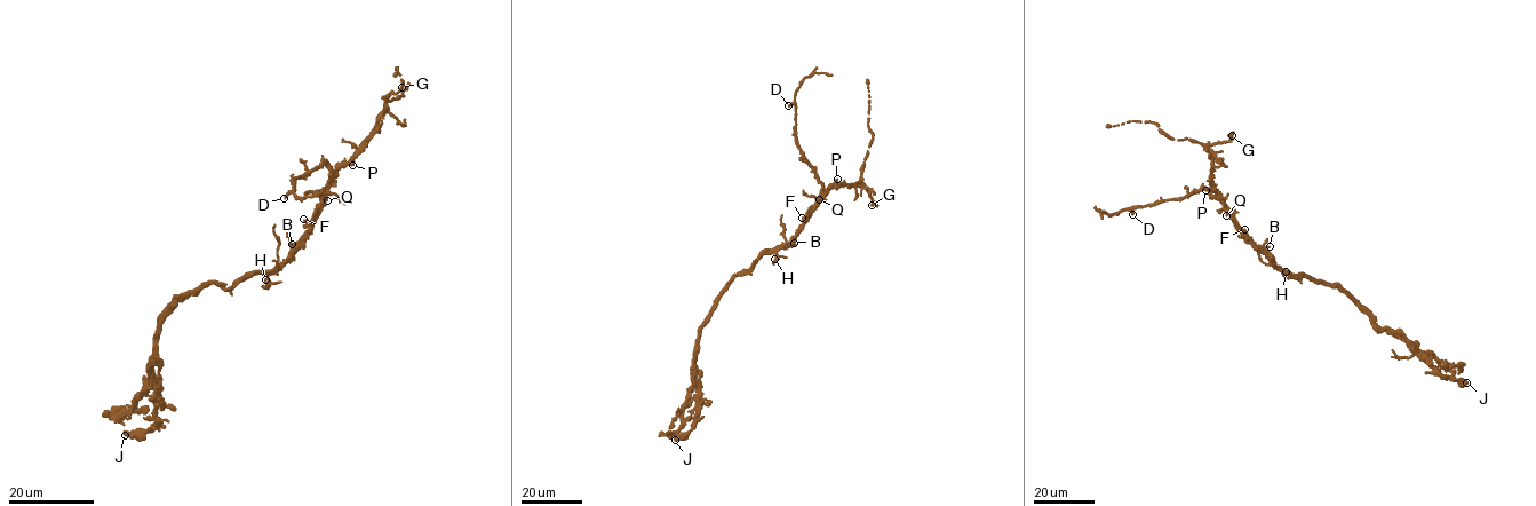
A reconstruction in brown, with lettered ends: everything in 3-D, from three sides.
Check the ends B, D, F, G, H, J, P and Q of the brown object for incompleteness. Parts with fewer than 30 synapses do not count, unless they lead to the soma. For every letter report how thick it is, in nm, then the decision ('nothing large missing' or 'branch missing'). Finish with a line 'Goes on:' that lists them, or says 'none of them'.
B: calibre 120 nm; branch missing
D: calibre 190 nm; nothing large missing
F: calibre 170 nm; nothing large missing
G: calibre 190 nm; nothing large missing
H: calibre 160 nm; nothing large missing
J: calibre 650 nm; nothing large missing
P: calibre 240 nm; nothing large missing
Q: calibre 140 nm; nothing large missing
Goes on: B

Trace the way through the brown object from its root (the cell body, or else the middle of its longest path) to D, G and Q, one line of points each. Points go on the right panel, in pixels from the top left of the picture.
D: (1274, 265), (1244, 234), (1234, 214), (1207, 190), (1136, 206), (1131, 210), (1132, 214)
G: (1274, 265), (1244, 234), (1215, 190), (1209, 147), (1225, 142), (1232, 135)
Q: (1274, 265), (1234, 216), (1230, 212), (1226, 215)

